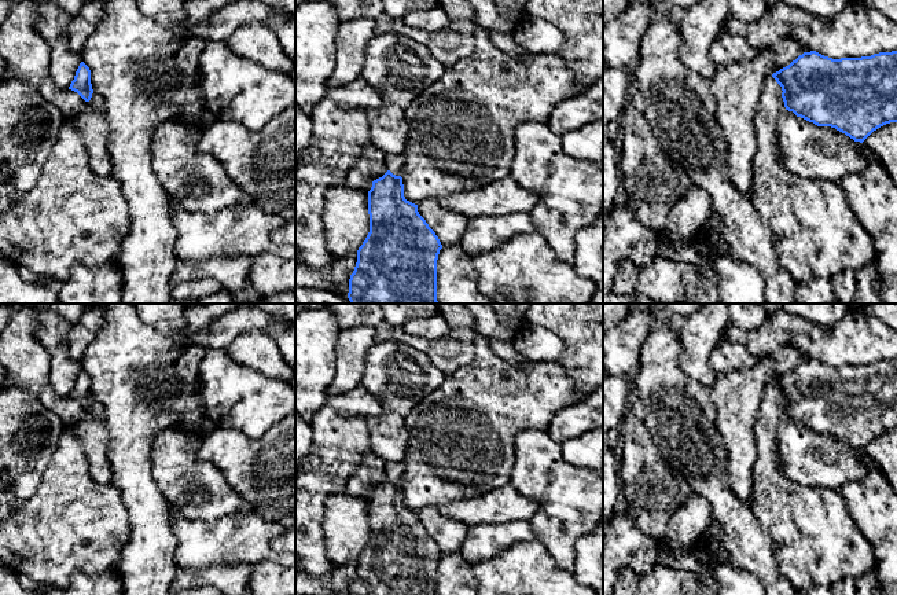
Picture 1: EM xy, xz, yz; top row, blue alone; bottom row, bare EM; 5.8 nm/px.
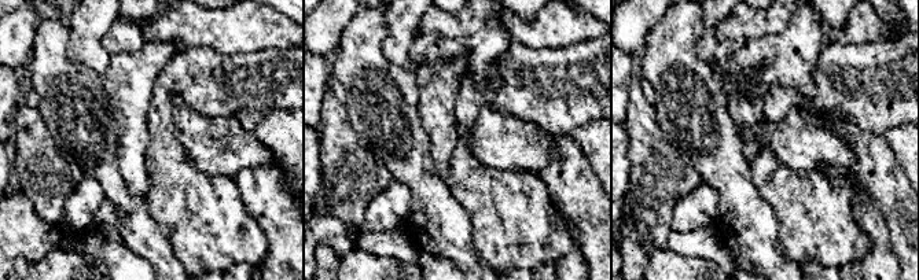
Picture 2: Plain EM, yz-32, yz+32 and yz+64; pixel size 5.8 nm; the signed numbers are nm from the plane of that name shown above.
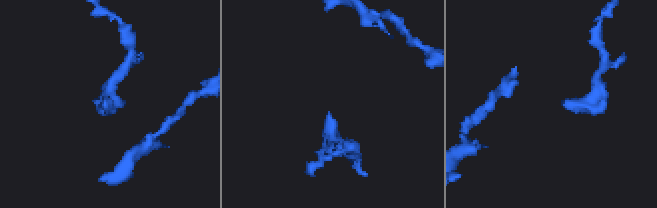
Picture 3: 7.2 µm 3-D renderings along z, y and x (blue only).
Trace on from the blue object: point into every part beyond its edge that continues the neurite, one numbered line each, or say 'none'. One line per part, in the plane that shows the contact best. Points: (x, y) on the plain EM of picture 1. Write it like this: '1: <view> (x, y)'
1: yz (815, 542)

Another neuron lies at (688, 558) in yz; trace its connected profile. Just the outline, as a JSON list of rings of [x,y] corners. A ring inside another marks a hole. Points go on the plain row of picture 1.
[[[666,544],[663,547],[659,563],[674,569],[691,570],[694,573],[712,576],[710,569],[701,561],[701,552],[696,546],[681,548]]]

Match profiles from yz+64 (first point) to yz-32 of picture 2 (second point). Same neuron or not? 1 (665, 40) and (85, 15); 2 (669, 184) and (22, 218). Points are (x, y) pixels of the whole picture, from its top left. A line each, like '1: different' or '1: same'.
1: different
2: different

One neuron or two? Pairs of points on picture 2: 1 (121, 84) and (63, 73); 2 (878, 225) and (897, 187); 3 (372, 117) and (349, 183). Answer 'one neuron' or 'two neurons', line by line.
1: two neurons
2: two neurons
3: two neurons

